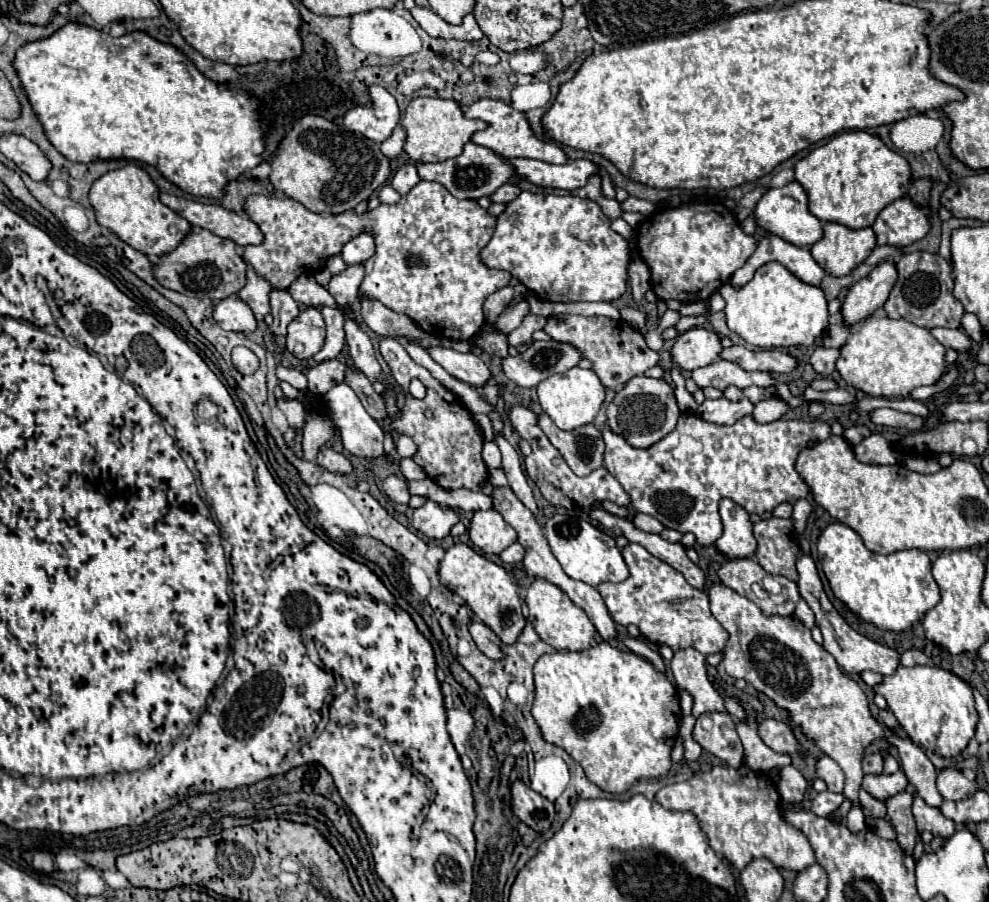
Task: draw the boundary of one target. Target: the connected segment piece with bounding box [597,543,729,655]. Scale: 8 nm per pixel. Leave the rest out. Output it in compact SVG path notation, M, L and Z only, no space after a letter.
M629 543L621 549L623 559L631 571L629 579L623 583L601 583L597 591L601 593L611 617L619 625L635 623L643 637L659 647L667 645L673 651L693 647L703 655L721 653L729 639L729 633L709 611L709 599L703 589L697 589L685 581L685 577L671 565L653 557L645 547Z

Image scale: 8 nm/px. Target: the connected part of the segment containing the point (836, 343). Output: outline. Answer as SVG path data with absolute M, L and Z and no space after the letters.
M839 321L839 323L831 323L827 327L827 331L823 333L823 345L825 347L841 347L847 339L847 335L851 333L849 329L849 323L847 321Z

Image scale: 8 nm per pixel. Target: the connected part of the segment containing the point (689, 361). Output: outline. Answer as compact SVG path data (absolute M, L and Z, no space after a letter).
M693 327L677 337L671 349L671 355L675 365L687 371L693 371L697 367L705 367L713 363L721 355L721 349L723 345L715 331Z

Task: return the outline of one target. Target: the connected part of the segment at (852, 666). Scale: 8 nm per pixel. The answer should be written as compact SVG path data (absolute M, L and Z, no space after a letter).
M807 553L799 555L799 559L797 559L797 571L799 571L799 581L797 581L799 593L807 601L807 605L813 609L817 625L819 625L819 629L823 633L823 647L835 657L835 661L839 663L839 667L845 673L849 673L849 675L859 675L863 671L875 671L875 673L881 673L881 675L893 675L897 671L897 667L899 667L899 653L895 649L887 647L887 645L871 641L865 635L859 635L857 631L853 631L845 623L845 619L837 613L837 609L827 599L811 555L807 555Z

